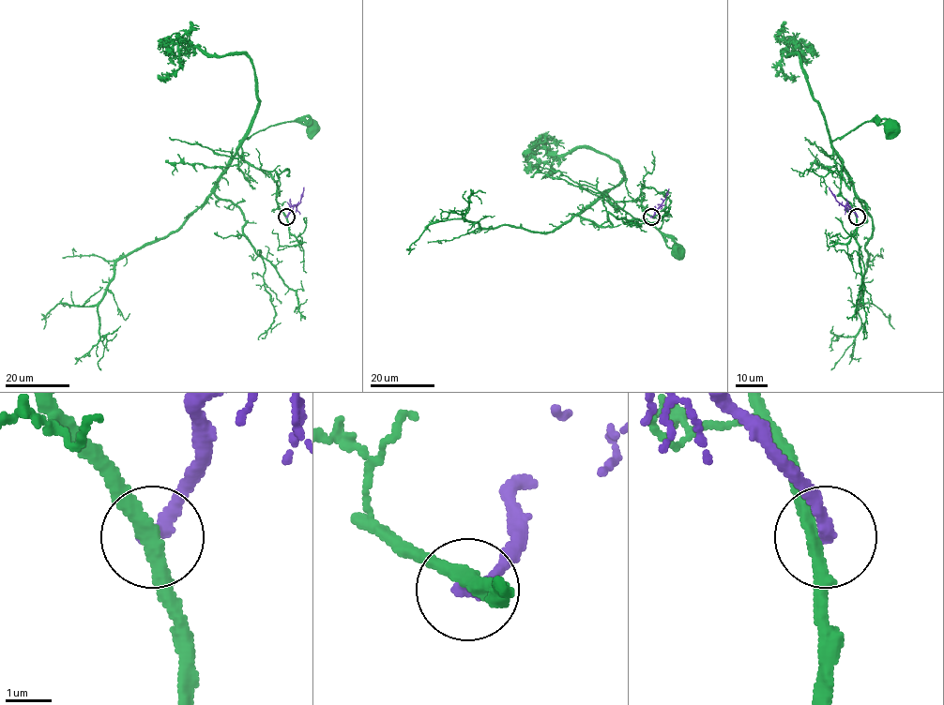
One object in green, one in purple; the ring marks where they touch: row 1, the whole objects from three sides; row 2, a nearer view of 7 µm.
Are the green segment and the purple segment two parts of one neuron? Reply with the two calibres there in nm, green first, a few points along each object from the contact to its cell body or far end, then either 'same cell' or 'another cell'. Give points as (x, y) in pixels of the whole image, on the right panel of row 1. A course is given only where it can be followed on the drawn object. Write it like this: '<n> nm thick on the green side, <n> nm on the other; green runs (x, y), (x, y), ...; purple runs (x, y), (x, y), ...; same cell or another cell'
300 nm thick on the green side, 320 nm on the other; green runs (857, 217), (841, 192), (843, 158), (831, 142), (864, 121), (891, 126); purple runs (857, 217), (847, 205), (839, 202), (829, 187); another cell

